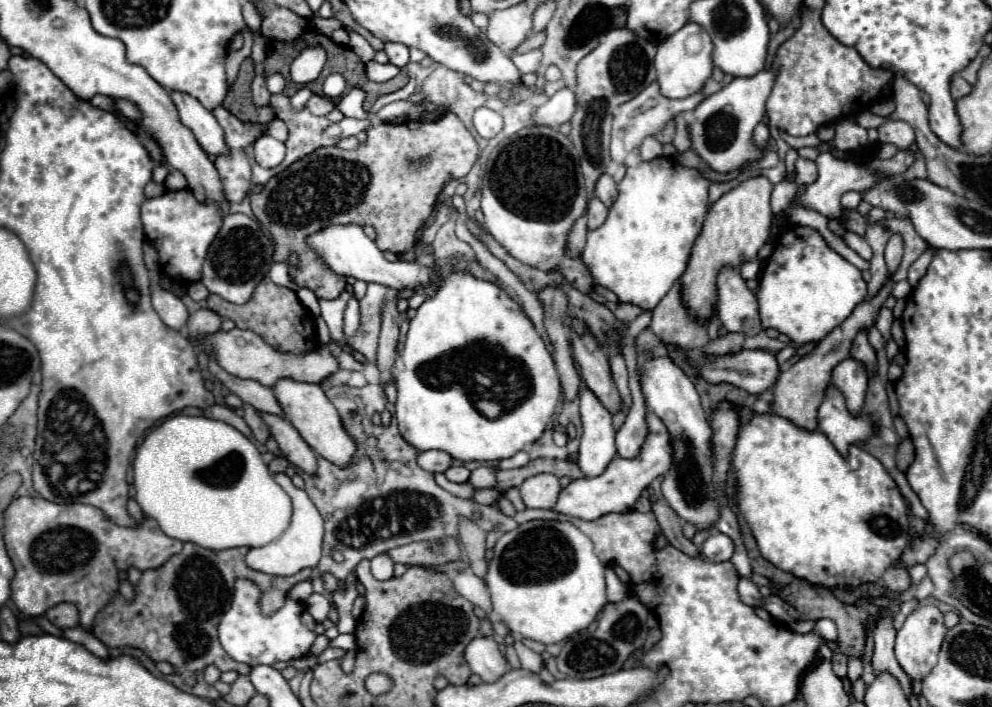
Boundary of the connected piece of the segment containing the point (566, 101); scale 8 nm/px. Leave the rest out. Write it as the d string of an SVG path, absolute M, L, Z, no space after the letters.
M561 88L559 92L555 92L543 106L535 108L531 114L531 120L537 126L549 126L549 128L557 128L563 122L569 122L573 116L573 108L575 108L575 96L571 88Z

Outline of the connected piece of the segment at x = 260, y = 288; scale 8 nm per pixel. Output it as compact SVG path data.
M269 278L261 280L261 284L257 284L257 288L255 288L253 298L241 306L229 304L227 300L223 300L221 296L215 296L215 294L211 294L207 298L207 304L211 310L221 314L223 318L233 320L239 328L259 334L275 350L301 356L301 354L307 354L307 352L319 348L315 316L307 308L303 308L303 304L299 302L299 298L293 290L273 284Z

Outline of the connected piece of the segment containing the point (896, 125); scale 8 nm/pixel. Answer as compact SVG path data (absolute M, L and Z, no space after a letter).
M885 120L879 128L879 142L891 142L899 150L907 150L915 142L915 130L903 120Z

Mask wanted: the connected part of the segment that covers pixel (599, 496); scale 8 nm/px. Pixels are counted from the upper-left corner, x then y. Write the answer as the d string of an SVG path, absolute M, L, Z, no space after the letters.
M647 412L647 422L649 422L649 436L637 458L625 460L625 458L617 456L611 460L611 464L607 466L607 470L601 476L573 480L567 488L561 490L559 500L553 506L553 512L565 514L571 518L579 518L579 520L597 520L611 512L631 510L635 500L643 492L643 488L647 488L657 476L663 476L671 468L671 462L673 462L671 434L669 434L667 426L657 416L653 416L653 412Z

